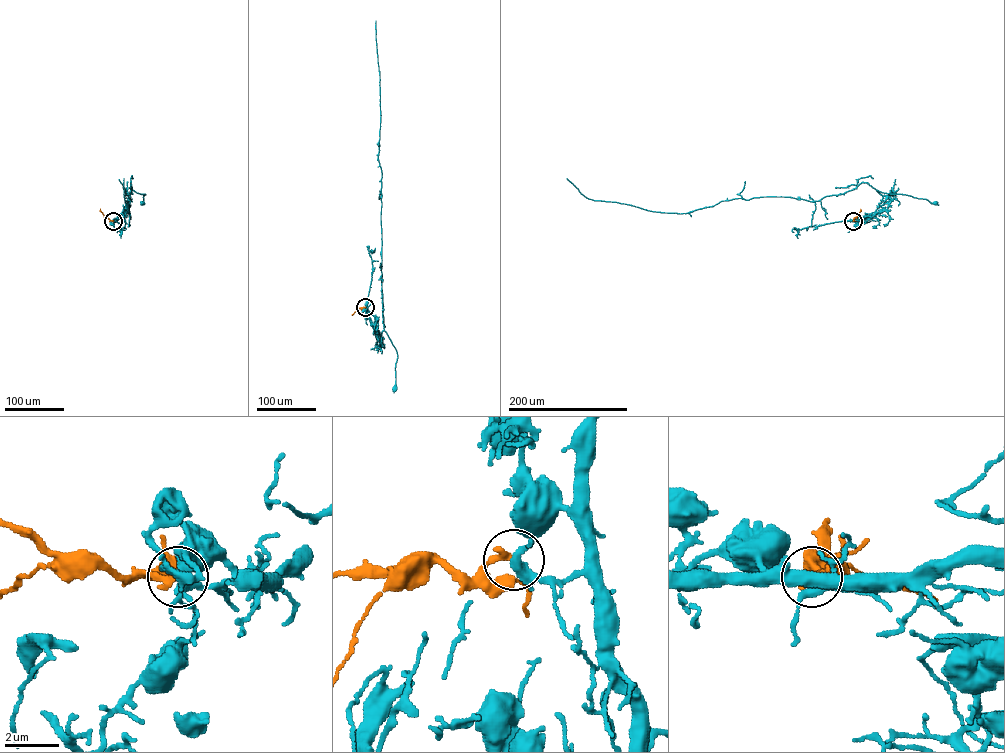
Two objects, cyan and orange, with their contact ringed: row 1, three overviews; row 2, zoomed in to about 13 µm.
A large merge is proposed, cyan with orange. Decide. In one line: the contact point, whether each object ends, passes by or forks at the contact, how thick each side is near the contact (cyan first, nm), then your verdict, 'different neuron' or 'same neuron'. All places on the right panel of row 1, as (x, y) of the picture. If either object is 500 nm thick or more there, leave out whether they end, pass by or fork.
at (853, 221); cyan forks there; orange ends there; 240 nm thick on the cyan side, 280 nm on the other; same neuron

